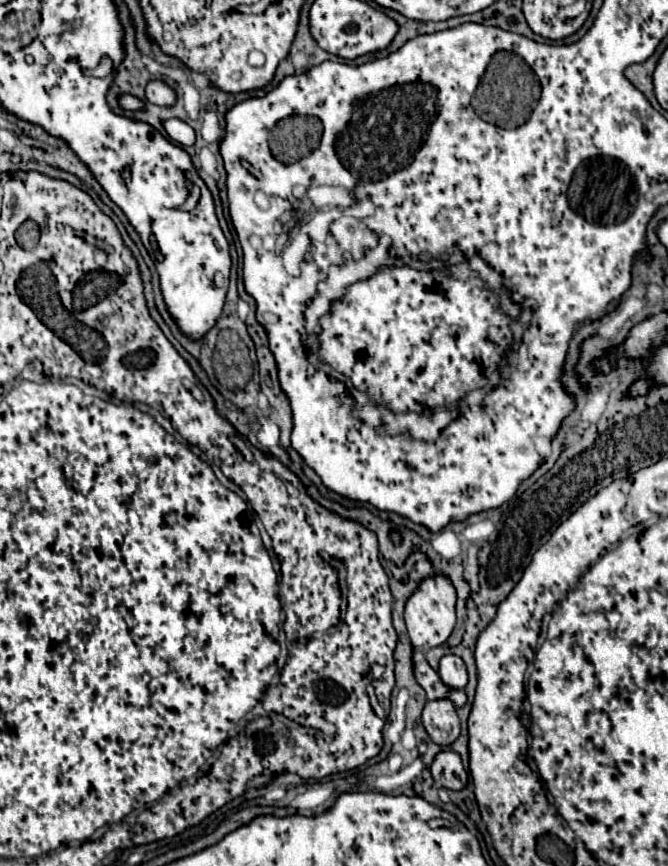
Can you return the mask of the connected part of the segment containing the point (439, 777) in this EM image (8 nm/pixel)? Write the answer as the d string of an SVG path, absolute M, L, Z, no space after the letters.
M441 751L431 765L431 775L439 787L461 791L467 785L467 773L457 753Z

